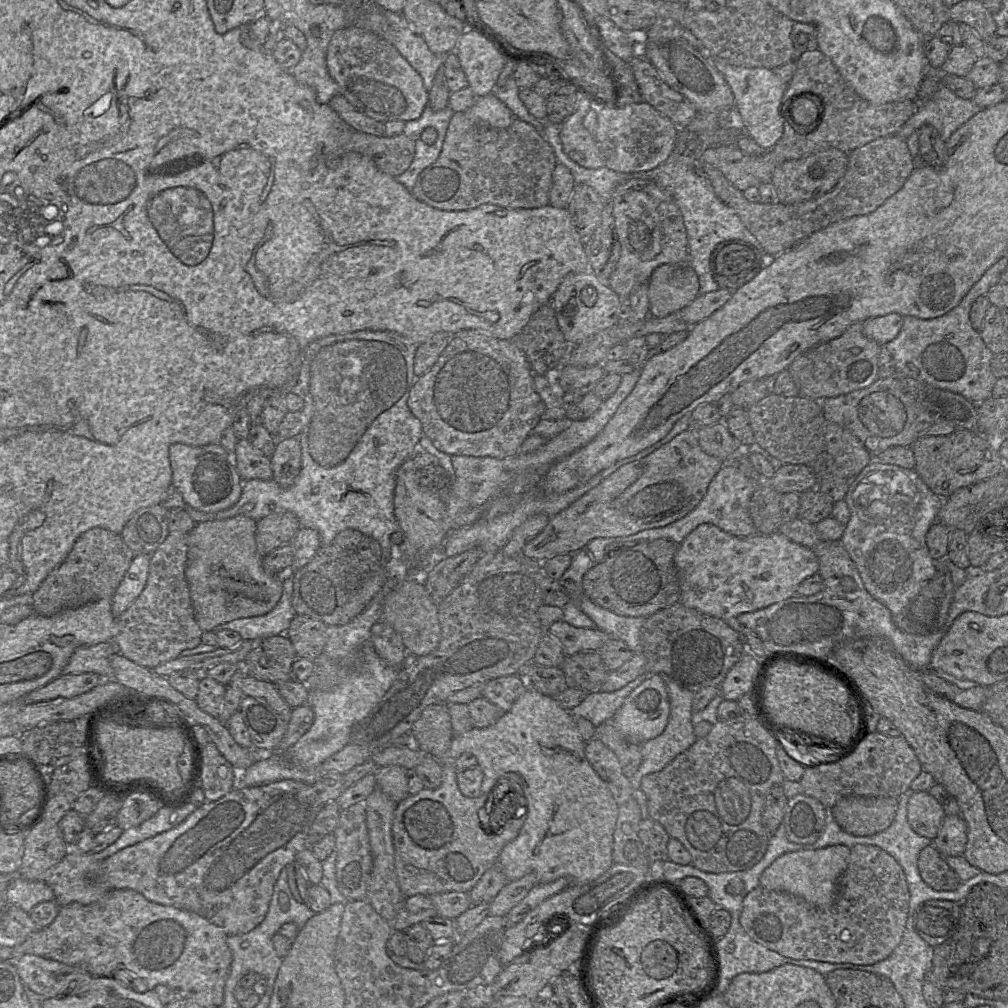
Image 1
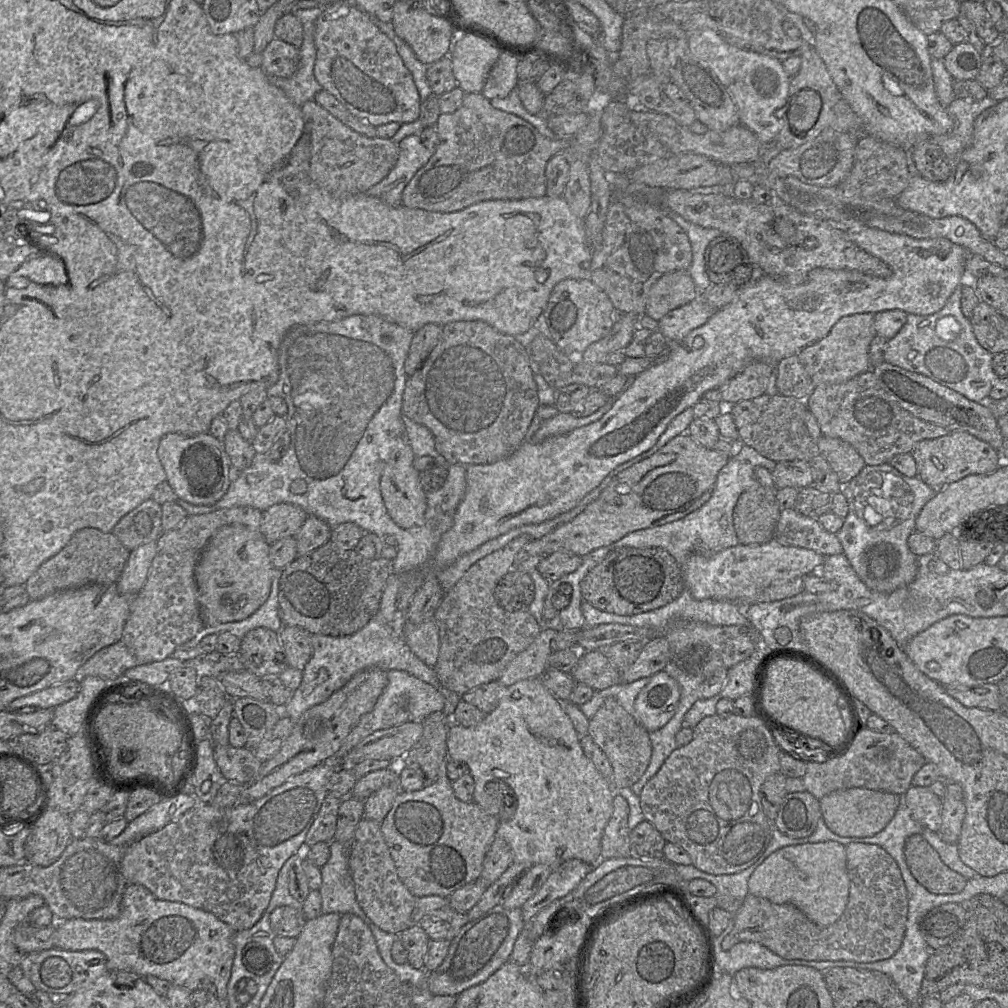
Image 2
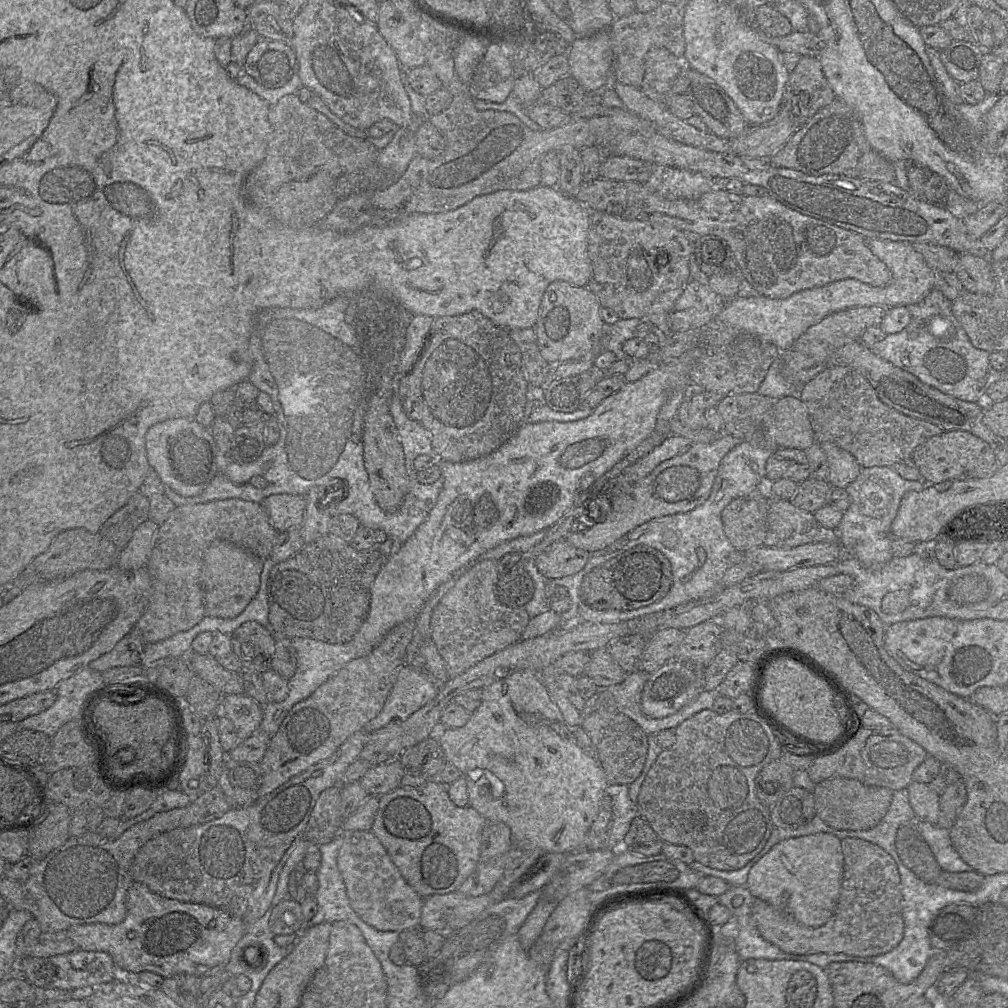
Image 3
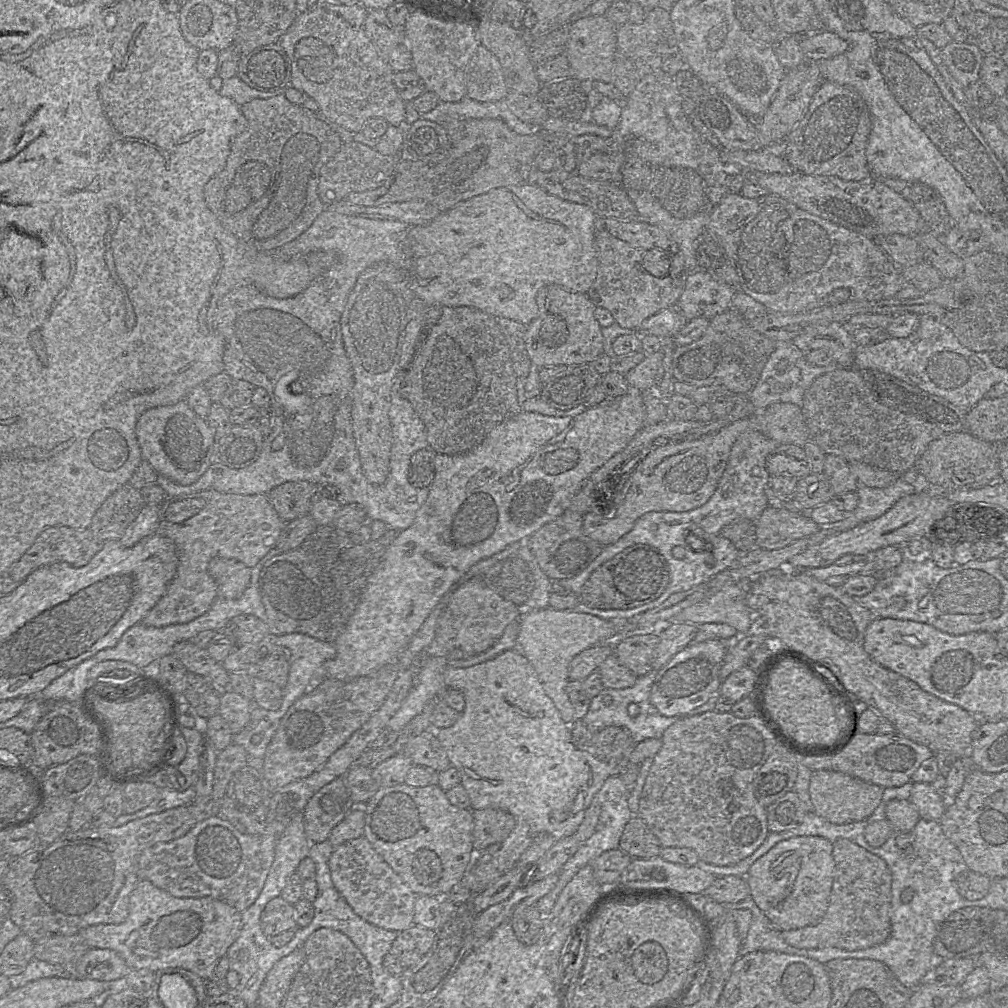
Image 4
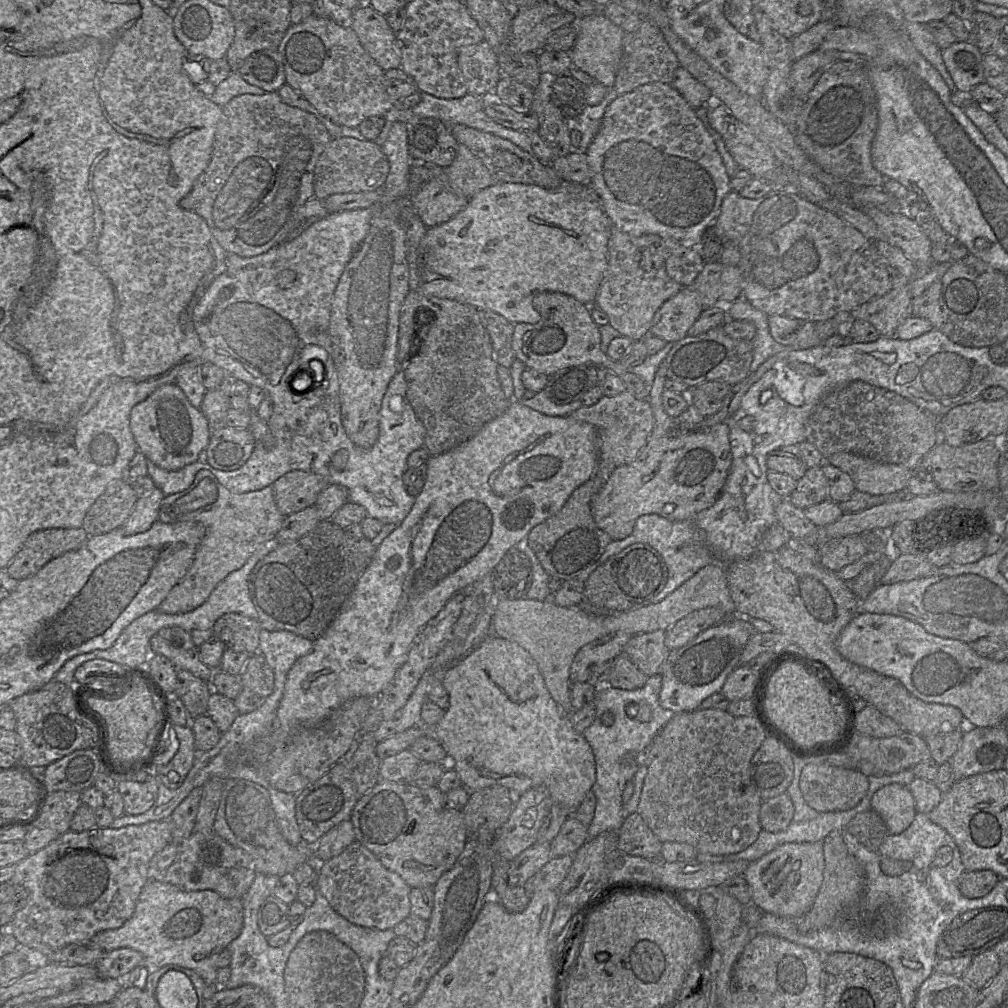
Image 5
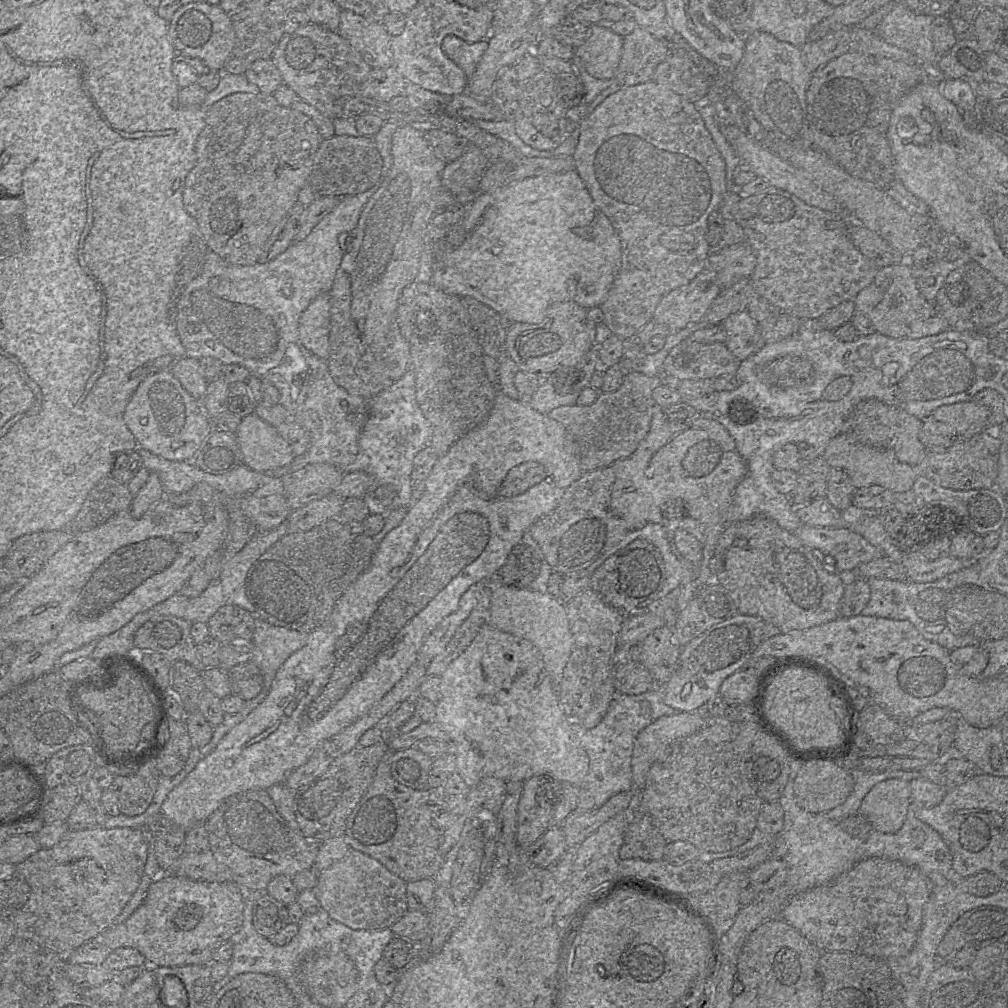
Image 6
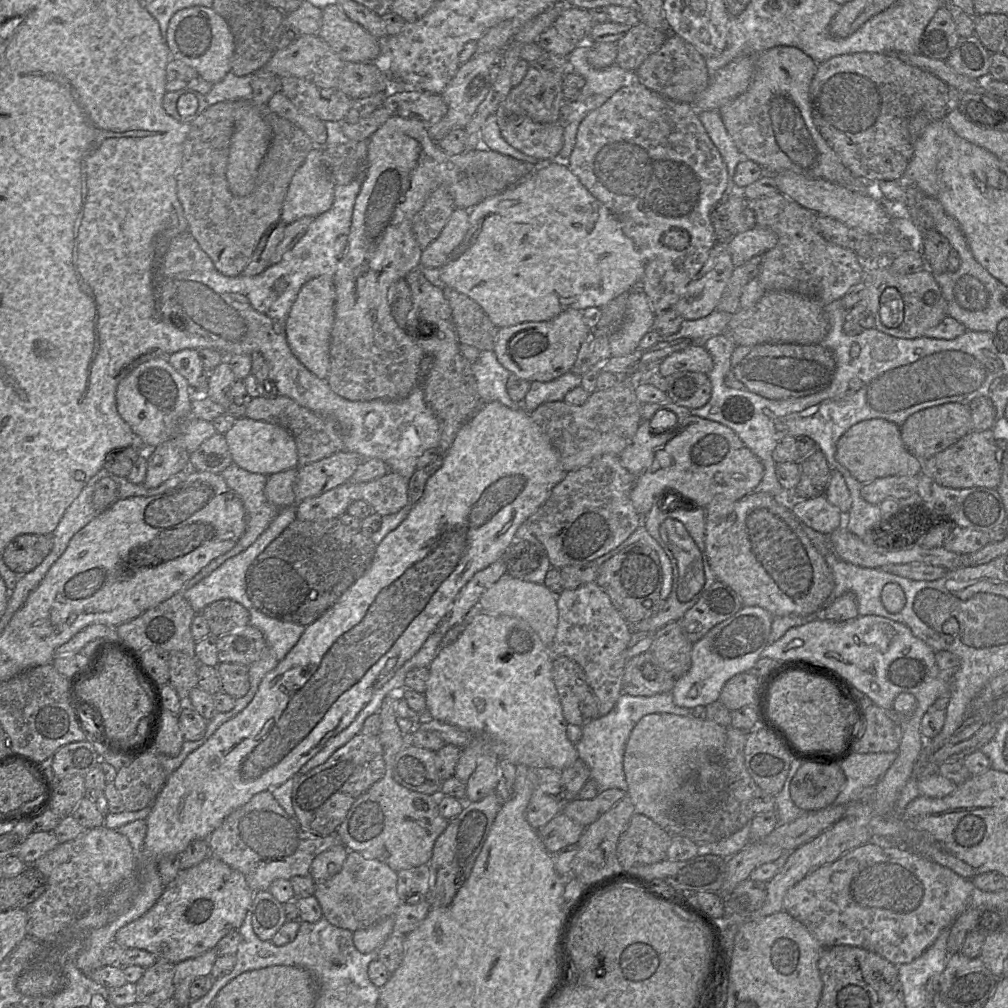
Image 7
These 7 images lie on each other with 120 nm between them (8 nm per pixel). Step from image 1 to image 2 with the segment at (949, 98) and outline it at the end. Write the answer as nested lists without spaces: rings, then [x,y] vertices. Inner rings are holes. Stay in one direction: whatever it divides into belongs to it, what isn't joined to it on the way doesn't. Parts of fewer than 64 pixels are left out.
[[[956,97],[947,107],[954,122],[953,130],[945,135],[929,136],[940,146],[947,156],[951,172],[957,166],[962,152],[972,144],[974,122],[986,109],[995,106],[998,101],[985,97],[980,100],[967,100]]]

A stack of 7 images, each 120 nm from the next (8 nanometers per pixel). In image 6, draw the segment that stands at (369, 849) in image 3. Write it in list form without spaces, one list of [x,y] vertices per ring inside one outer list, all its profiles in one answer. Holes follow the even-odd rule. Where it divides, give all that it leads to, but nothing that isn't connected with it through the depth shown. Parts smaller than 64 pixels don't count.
[[[350,849],[339,861],[318,872],[314,893],[329,916],[353,930],[390,928],[408,910],[406,883],[369,855]]]

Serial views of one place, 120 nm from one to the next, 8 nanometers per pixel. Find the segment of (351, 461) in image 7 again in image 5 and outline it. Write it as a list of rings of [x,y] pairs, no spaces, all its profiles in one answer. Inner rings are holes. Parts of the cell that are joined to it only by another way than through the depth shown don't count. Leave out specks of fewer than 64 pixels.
[[[293,470],[277,479],[272,486],[277,507],[286,517],[315,506],[318,495],[328,484],[329,482],[321,475]]]

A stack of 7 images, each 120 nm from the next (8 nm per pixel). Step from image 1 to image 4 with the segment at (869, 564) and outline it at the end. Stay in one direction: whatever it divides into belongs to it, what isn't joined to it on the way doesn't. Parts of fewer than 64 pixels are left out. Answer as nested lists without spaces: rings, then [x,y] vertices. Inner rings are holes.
[[[902,479],[885,488],[871,488],[859,485],[856,494],[858,505],[846,515],[853,516],[859,524],[879,518],[885,514],[900,498],[916,493],[914,487]]]

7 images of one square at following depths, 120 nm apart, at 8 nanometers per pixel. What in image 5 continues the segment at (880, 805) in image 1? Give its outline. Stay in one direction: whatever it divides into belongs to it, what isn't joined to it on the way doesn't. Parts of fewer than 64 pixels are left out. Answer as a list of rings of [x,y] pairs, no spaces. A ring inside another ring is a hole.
[[[813,761],[801,772],[799,786],[806,803],[819,813],[845,811],[854,808],[866,795],[868,776],[858,769],[844,768]]]

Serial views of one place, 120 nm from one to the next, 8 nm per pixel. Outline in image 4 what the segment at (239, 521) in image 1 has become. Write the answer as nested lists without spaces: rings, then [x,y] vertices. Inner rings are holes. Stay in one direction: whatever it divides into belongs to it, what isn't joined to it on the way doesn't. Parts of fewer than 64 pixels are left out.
[[[211,559],[208,573],[216,582],[217,597],[220,598],[237,599],[250,584],[251,568],[233,559]]]

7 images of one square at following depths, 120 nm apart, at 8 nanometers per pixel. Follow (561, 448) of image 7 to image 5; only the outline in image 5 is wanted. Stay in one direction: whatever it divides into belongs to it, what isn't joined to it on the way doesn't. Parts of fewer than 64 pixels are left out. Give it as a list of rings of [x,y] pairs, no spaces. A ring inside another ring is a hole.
[[[628,390],[613,397],[603,396],[597,403],[591,406],[583,406],[574,411],[570,416],[590,423],[596,427],[600,436],[599,468],[597,476],[602,476],[604,484],[609,473],[616,467],[632,463],[643,447],[647,444],[650,434],[654,428],[654,414],[652,406],[647,399],[637,399]]]

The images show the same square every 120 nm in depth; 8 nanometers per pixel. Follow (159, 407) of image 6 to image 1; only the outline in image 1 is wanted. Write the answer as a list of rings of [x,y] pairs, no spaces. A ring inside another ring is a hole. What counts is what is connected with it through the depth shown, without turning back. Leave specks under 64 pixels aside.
[[[174,443],[169,447],[172,485],[187,505],[202,512],[218,512],[233,506],[242,493],[243,480],[234,465],[232,455],[221,444],[190,446]]]

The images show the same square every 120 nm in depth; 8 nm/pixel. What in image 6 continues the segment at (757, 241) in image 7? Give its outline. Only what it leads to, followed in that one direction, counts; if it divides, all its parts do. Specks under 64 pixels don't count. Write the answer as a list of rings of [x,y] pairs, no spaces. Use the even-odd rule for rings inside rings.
[[[743,241],[725,246],[709,255],[706,268],[711,269],[721,289],[726,289],[743,278],[750,278],[756,267],[756,256],[751,246]]]

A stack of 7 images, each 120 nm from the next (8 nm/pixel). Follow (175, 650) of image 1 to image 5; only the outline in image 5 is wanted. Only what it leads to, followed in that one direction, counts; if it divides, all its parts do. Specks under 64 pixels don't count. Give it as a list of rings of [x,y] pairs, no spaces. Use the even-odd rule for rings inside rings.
[[[211,470],[198,471],[187,489],[164,496],[160,505],[159,521],[200,522],[205,526],[206,534],[186,575],[156,610],[166,614],[181,614],[203,604],[214,588],[228,574],[241,568],[259,545],[276,537],[284,518],[277,507],[272,485],[257,491],[233,493],[217,481]]]

